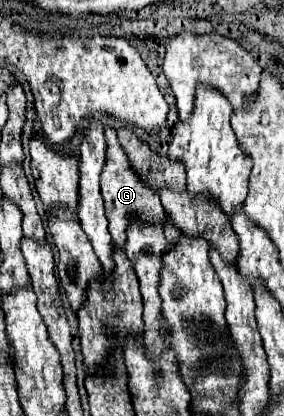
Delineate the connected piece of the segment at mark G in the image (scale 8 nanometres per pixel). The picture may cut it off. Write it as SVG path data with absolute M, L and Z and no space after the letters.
M106 124L104 126L104 136L106 136L106 144L108 144L108 152L106 152L106 164L102 168L102 176L100 176L100 188L102 188L102 198L106 204L106 216L110 222L110 234L112 234L112 244L120 246L126 240L126 228L130 224L128 216L136 216L140 220L154 220L154 222L162 222L164 220L164 208L160 204L160 196L158 190L150 188L132 168L132 164L128 162L126 152L122 150L118 138L116 138L116 130Z

